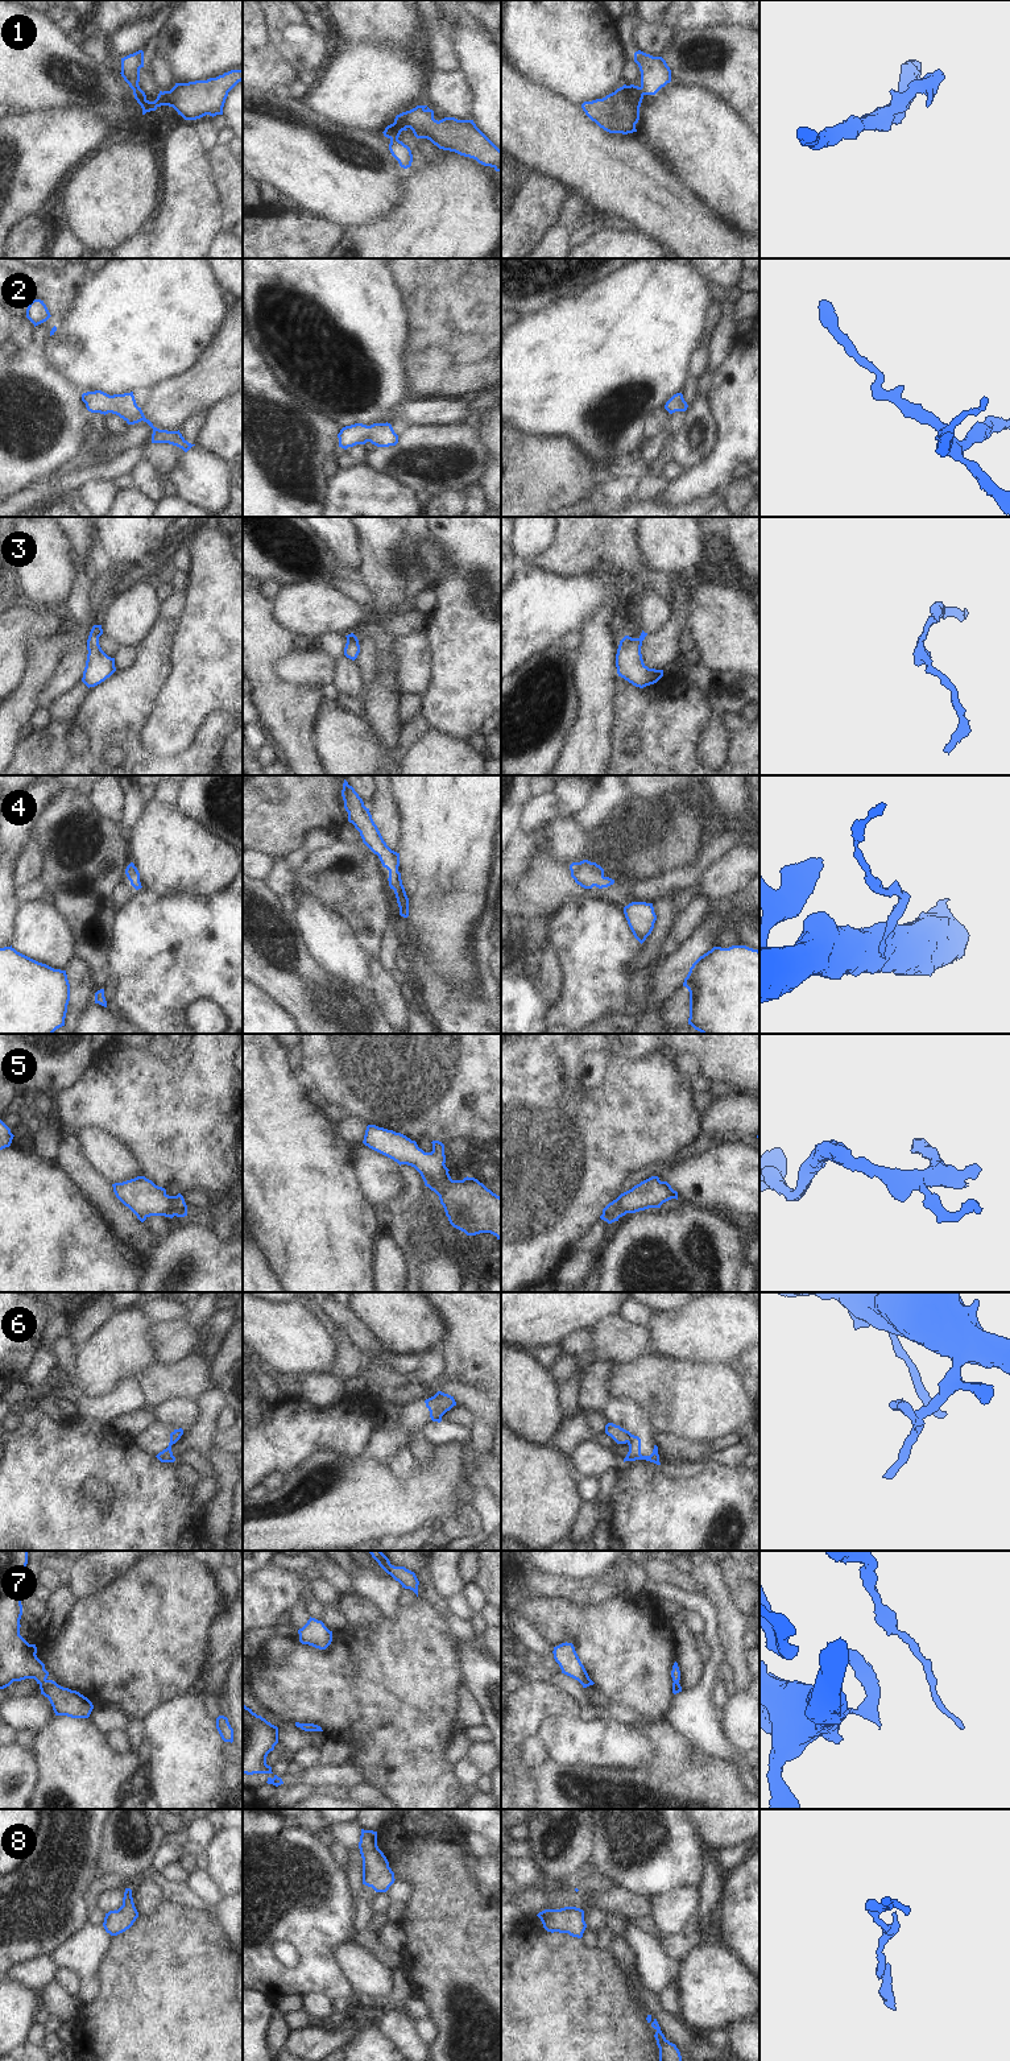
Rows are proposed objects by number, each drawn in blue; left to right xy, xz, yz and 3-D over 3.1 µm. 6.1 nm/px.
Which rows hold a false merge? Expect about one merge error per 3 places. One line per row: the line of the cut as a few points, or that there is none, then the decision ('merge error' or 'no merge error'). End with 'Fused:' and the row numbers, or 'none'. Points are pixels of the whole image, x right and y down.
1: xy (133, 89), (145, 100) | merge error
2: no cut | no merge error
3: no cut | no merge error
4: no cut | no merge error
5: no cut | no merge error
6: yz (624, 1430), (628, 1441) | merge error
7: no cut | no merge error
8: no cut | no merge error
Fused: 1, 6

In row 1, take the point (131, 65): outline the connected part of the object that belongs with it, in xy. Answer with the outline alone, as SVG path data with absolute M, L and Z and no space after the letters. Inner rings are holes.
M138 50L121 58L121 76L132 90L138 90L141 98L146 100L145 92L140 88L140 69L144 67L144 51Z

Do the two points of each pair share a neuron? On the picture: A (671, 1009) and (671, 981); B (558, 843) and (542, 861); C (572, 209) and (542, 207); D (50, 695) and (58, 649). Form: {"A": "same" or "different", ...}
{"A": "different", "B": "different", "C": "different", "D": "different"}

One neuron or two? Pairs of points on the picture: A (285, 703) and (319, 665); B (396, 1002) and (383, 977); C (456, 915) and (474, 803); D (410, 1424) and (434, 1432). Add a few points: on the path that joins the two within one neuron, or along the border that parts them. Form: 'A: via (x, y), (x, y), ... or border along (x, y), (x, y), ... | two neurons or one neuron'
A: border along (274, 669), (288, 682), (319, 686) | two neurons
B: via (389, 996), (385, 984) | one neuron
C: via (464, 888), (464, 831) | one neuron
D: border along (429, 1415), (421, 1431) | two neurons

